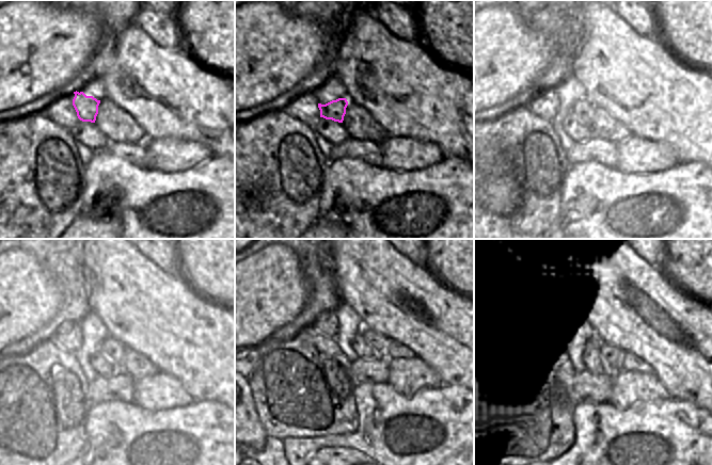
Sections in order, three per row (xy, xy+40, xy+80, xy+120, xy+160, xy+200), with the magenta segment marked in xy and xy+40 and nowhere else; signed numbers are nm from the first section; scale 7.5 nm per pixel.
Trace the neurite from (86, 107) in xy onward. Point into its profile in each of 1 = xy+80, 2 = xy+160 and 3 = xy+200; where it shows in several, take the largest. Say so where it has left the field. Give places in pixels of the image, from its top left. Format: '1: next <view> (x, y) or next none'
1: next xy+80 (583, 111)
2: next xy+160 (351, 348)
3: next xy+200 (611, 357)

